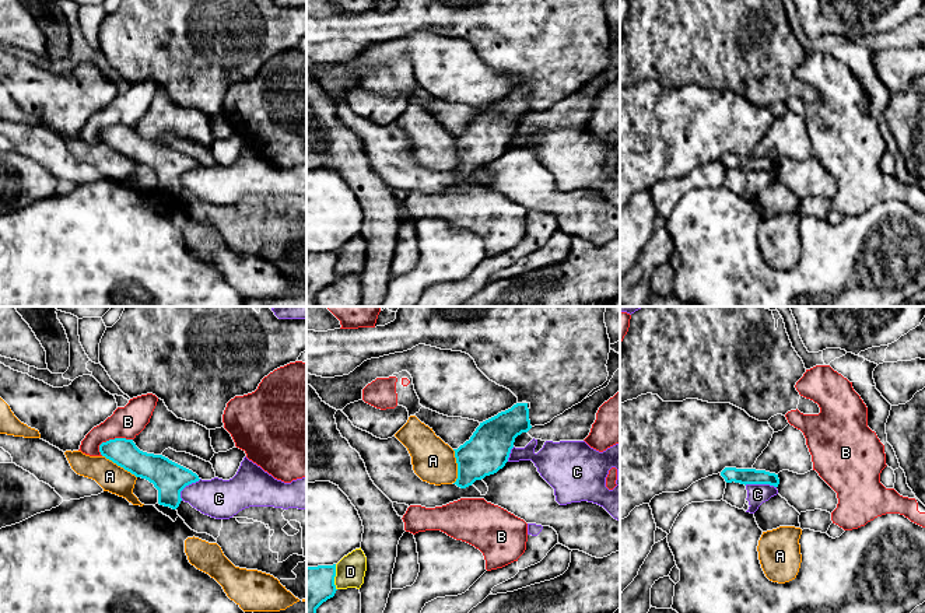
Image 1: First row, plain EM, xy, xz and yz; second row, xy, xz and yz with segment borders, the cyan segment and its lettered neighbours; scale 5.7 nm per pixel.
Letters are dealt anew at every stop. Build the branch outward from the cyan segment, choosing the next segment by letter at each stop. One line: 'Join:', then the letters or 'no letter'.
Join: no letter

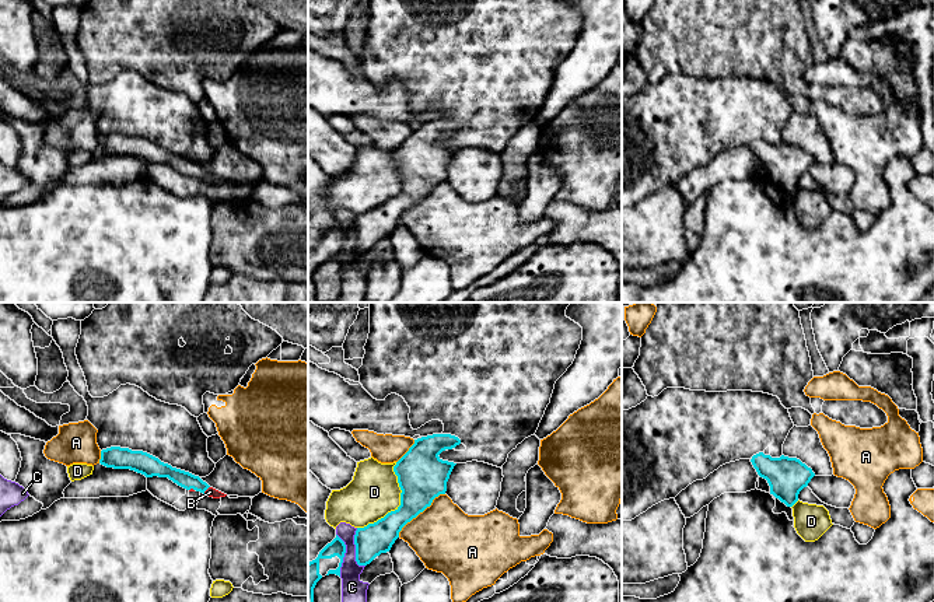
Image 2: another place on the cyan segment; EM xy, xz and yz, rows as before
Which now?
Join: B

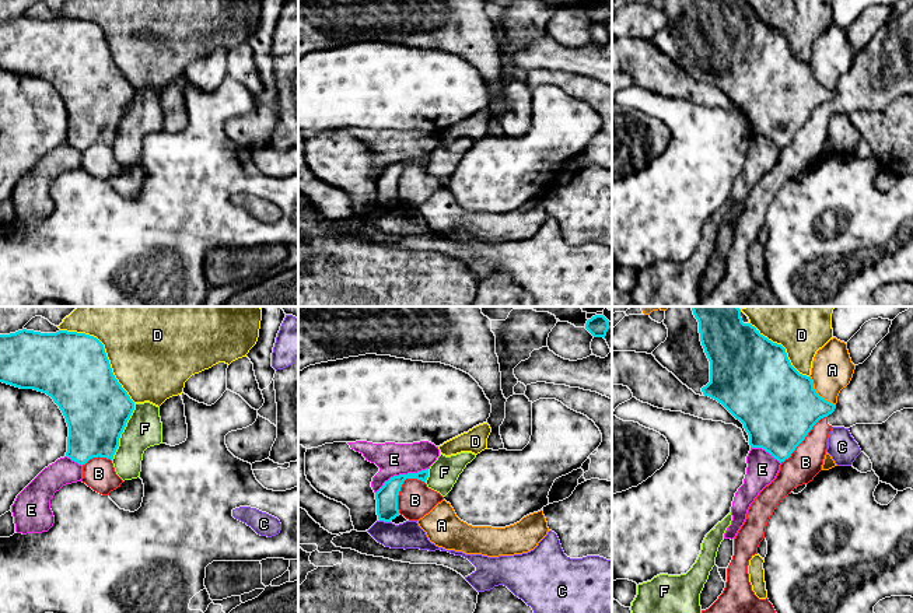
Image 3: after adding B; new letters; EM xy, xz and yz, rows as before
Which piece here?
Join: no letter

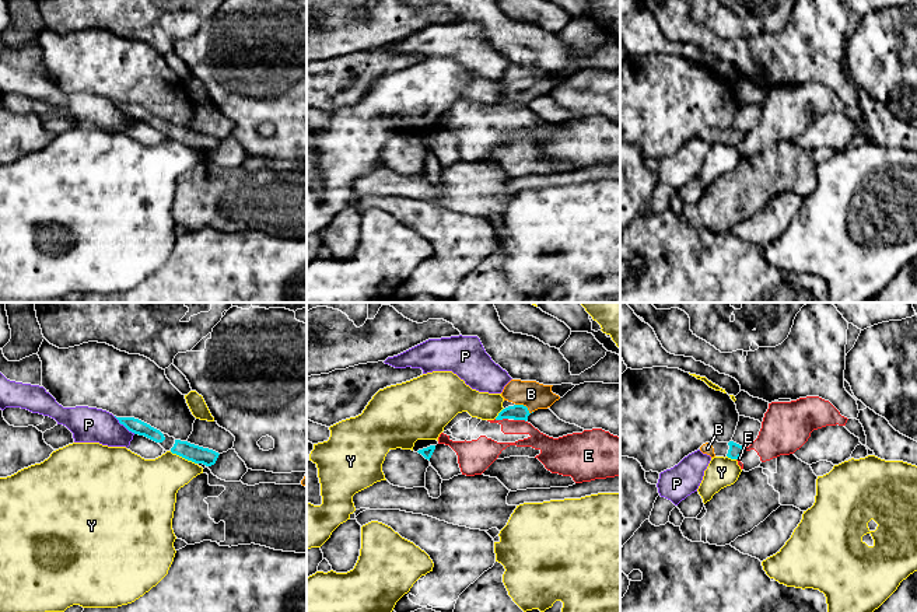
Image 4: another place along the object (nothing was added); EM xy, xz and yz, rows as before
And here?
Join: B

